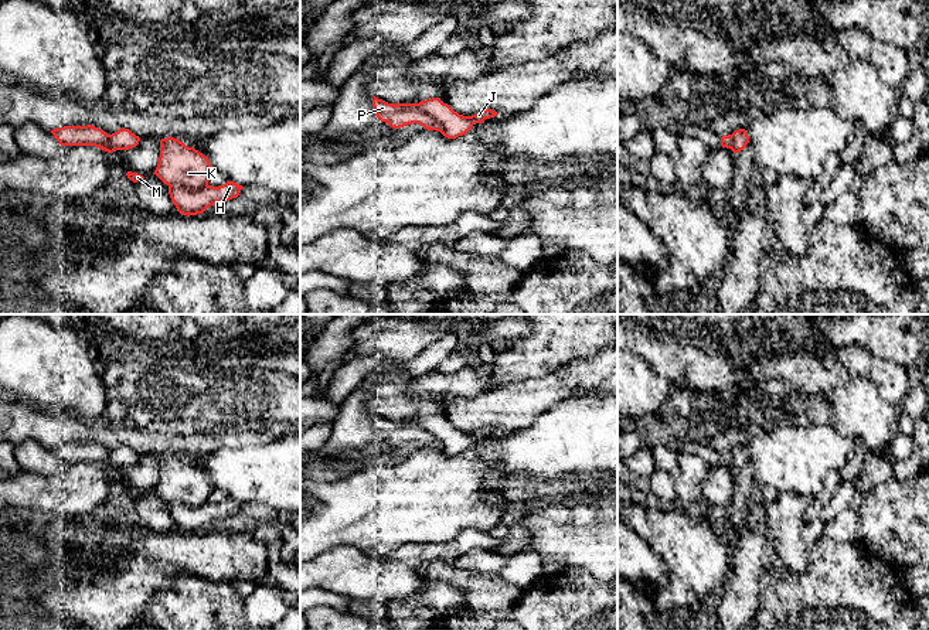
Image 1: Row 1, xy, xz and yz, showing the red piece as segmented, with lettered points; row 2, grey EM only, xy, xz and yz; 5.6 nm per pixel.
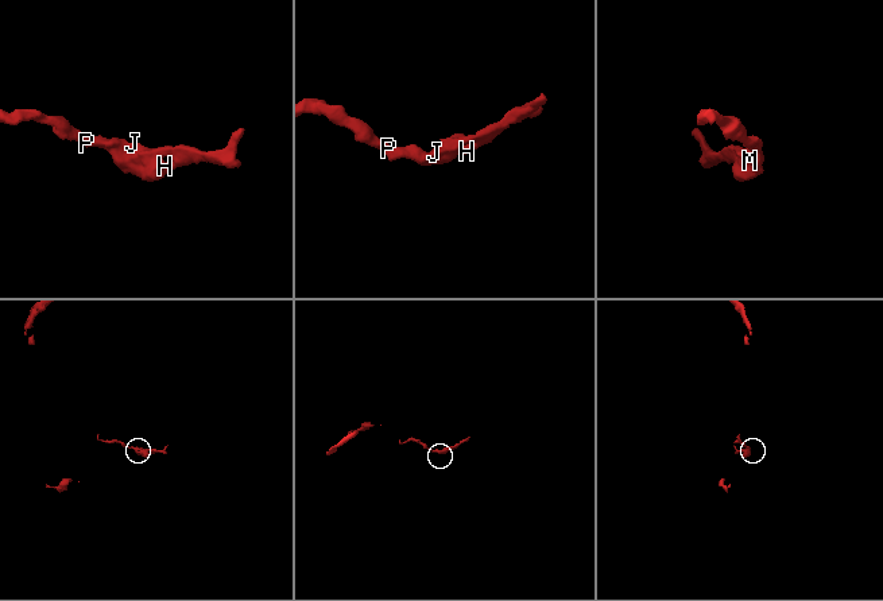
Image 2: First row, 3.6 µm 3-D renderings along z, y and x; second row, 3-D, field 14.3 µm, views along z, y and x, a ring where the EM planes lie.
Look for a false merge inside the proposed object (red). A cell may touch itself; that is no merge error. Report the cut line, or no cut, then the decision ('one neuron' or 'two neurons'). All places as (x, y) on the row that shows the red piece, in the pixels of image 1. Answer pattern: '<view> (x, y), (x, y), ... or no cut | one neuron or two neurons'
xy (169, 184), (183, 184), (193, 188), (207, 186) | two neurons

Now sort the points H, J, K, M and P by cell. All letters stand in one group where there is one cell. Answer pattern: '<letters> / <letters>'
H M P / J K

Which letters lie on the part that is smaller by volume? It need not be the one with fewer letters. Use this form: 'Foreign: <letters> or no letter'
Foreign: J, K

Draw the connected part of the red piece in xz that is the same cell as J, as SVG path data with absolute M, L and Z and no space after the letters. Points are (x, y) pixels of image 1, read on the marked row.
M439 98L422 101L418 103L418 108L439 122L440 133L448 139L463 136L476 123L484 123L486 119L498 115L493 109L486 109L472 116L463 116L455 112L448 103L443 103Z

